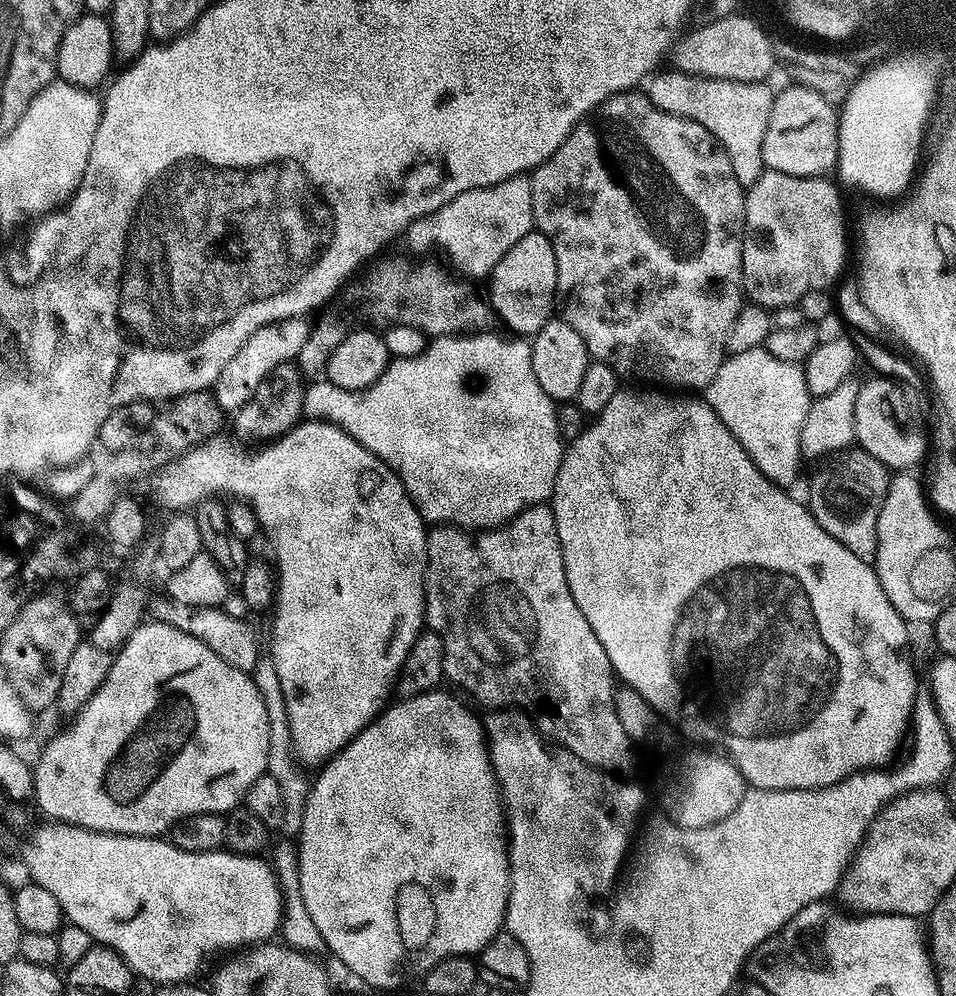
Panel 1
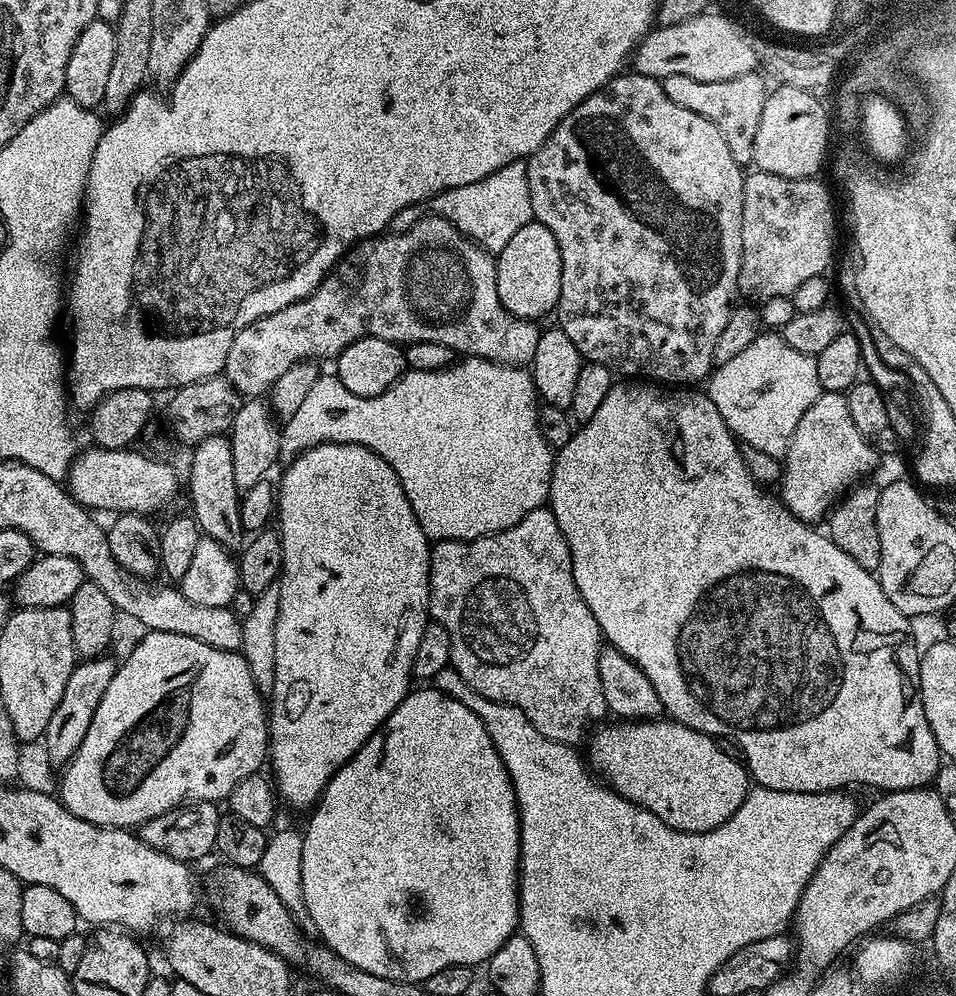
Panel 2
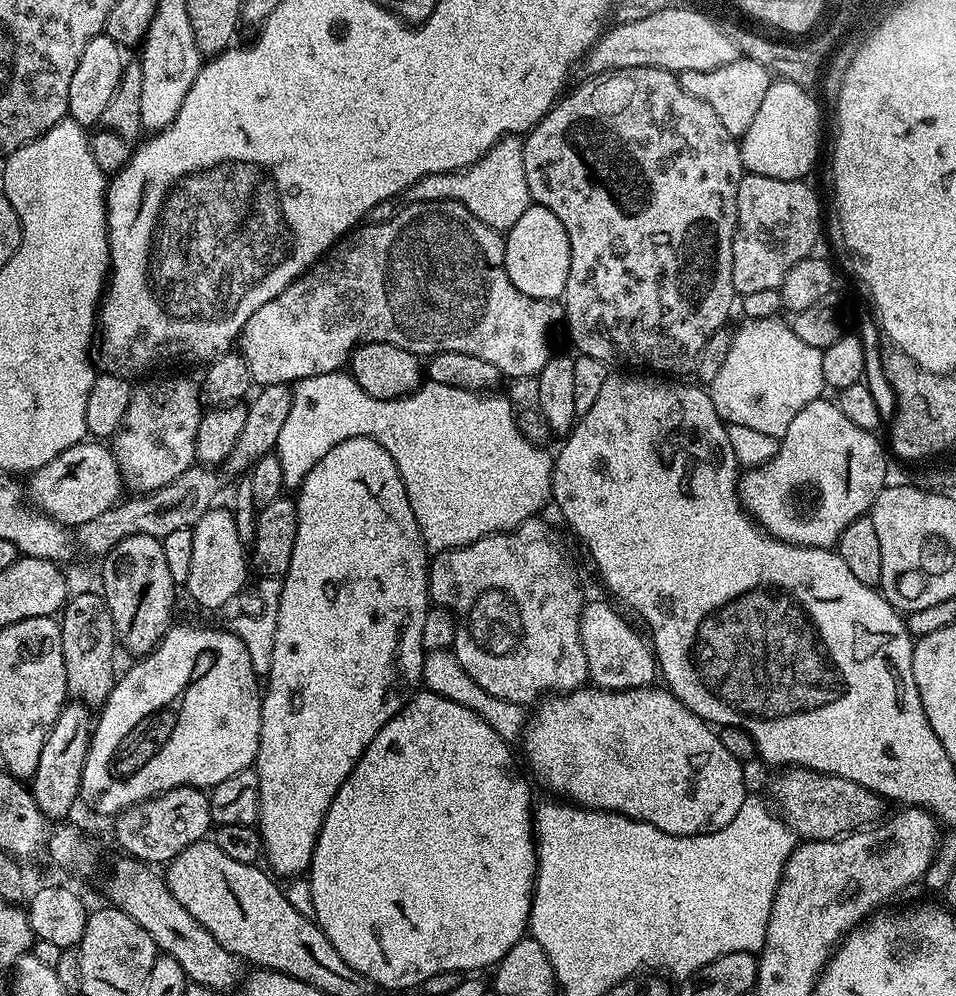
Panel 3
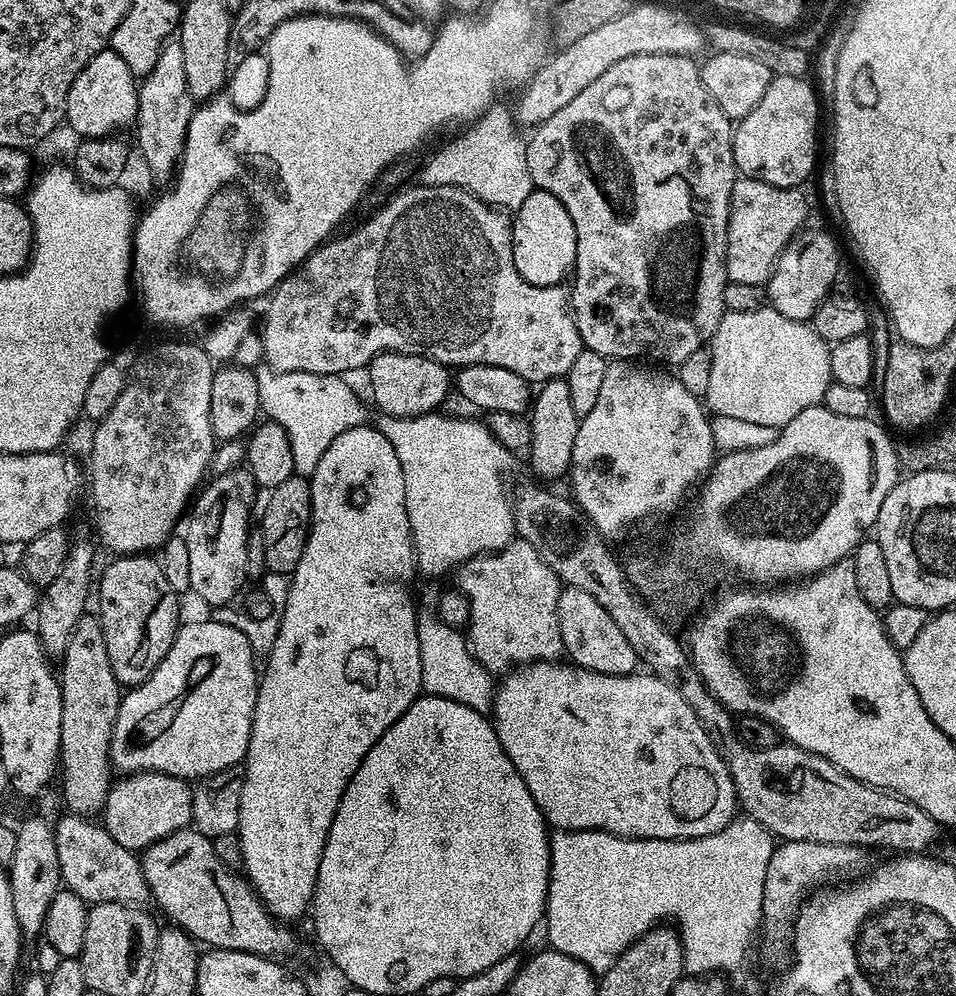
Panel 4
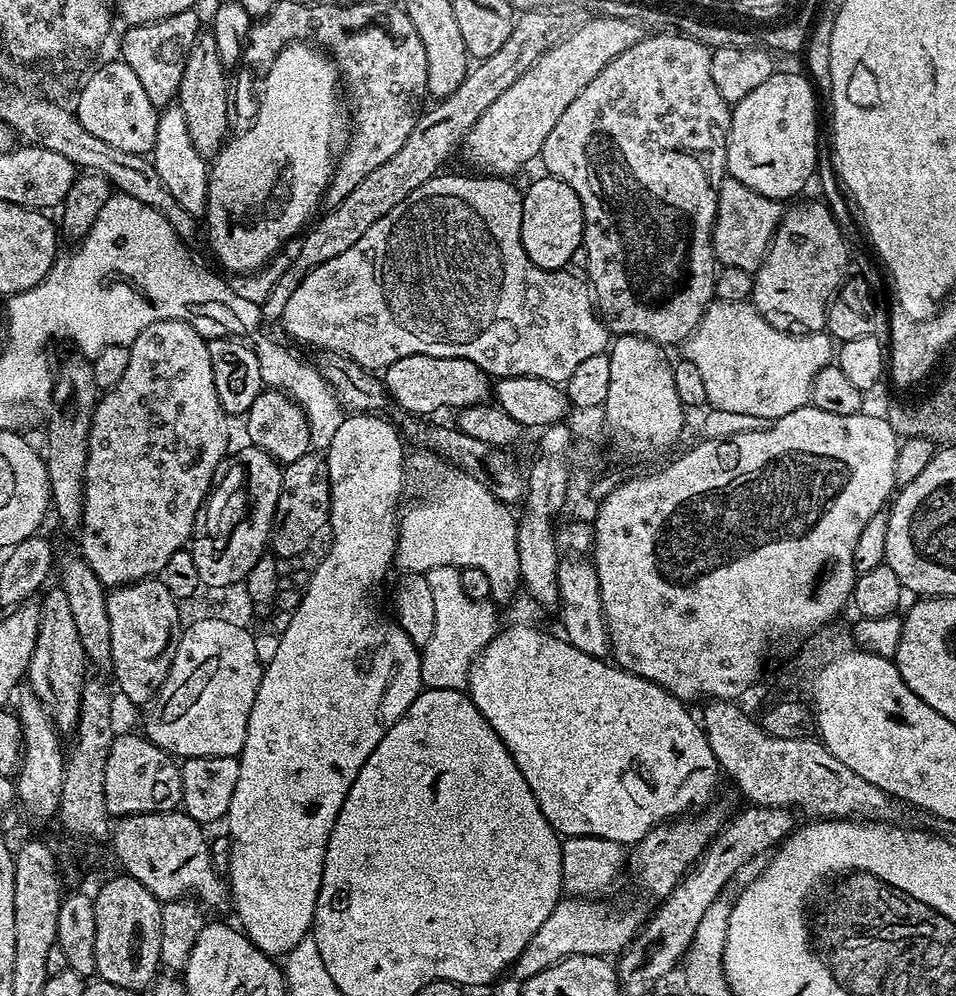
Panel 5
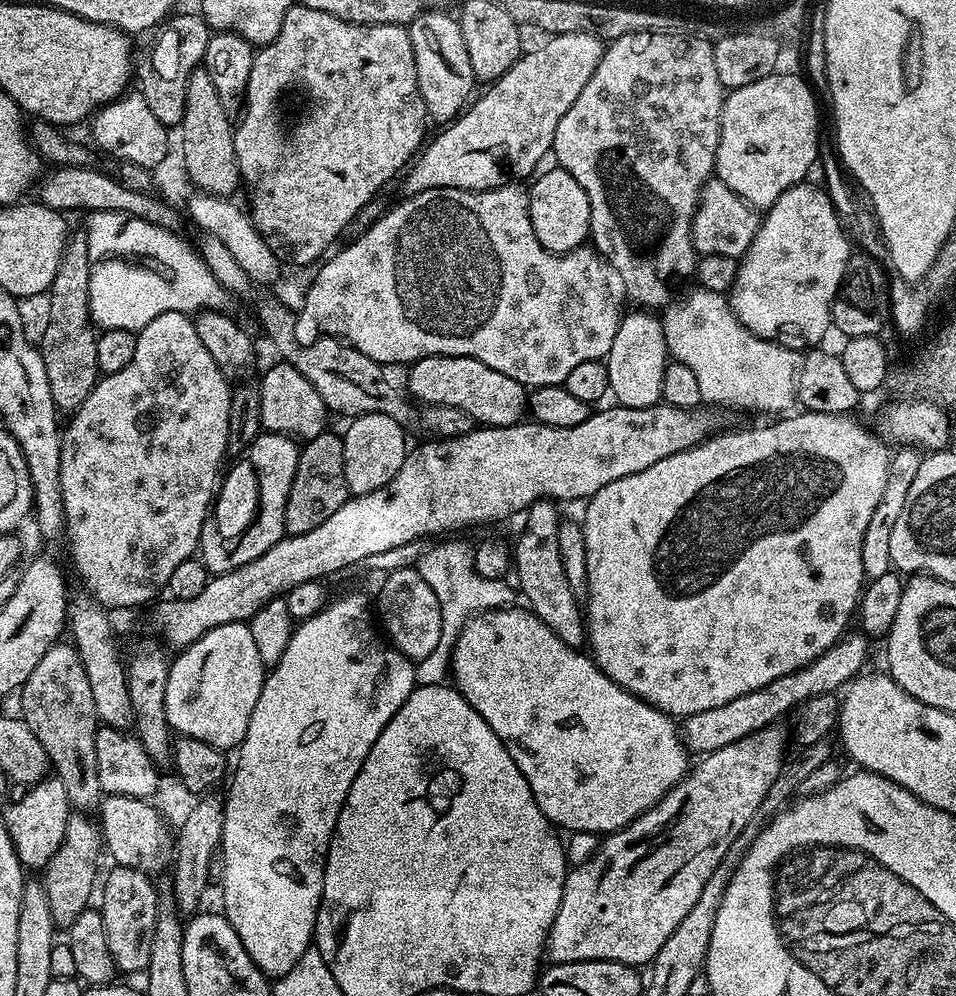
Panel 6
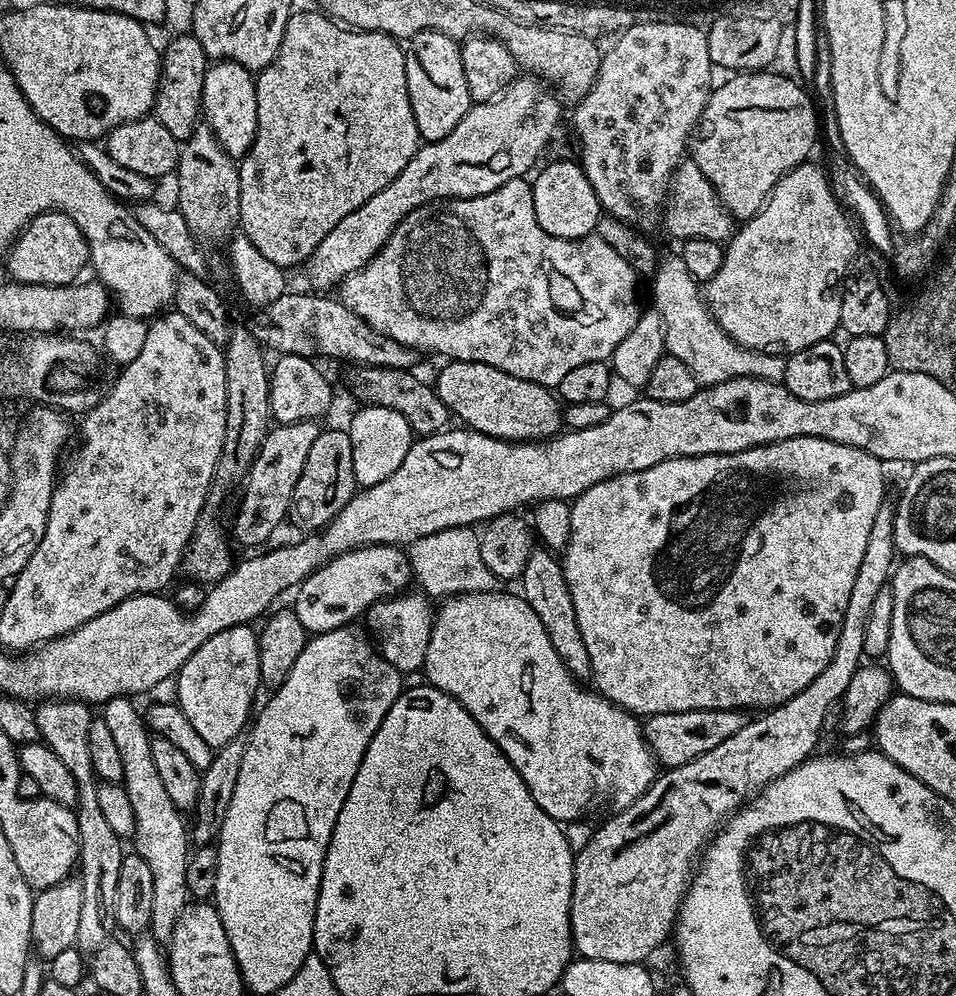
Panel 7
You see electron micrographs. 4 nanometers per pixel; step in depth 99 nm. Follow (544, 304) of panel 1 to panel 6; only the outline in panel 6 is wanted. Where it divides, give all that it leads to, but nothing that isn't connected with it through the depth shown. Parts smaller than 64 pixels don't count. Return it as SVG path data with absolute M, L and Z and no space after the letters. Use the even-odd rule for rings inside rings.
M552 166L549 172L543 172L531 181L533 184L528 188L530 222L534 226L534 234L546 250L573 252L590 236L590 198L586 198L586 190L578 186L576 179L566 169Z

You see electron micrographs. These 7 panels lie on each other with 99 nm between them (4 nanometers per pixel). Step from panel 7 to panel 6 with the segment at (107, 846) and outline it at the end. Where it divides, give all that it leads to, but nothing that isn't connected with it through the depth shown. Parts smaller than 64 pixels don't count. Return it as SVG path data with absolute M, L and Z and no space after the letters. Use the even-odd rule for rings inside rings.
M57 642L34 666L34 674L26 678L23 688L19 689L20 708L22 718L34 730L34 738L42 742L42 746L48 755L51 771L65 786L67 798L73 807L95 807L102 798L103 788L98 782L98 750L96 749L96 707L94 706L94 694L90 691L90 678L86 674L84 664L80 660L80 654L71 643Z

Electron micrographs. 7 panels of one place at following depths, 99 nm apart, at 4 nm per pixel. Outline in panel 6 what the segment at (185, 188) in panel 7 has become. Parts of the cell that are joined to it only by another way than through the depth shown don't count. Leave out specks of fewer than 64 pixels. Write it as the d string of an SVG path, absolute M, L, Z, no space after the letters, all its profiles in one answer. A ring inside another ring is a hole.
M203 66L196 68L186 82L186 106L179 125L183 129L184 142L186 142L186 170L191 182L201 193L209 196L231 197L232 191L241 187L240 167L236 161L234 150L234 120L231 120L230 110L222 106L222 98L218 98L218 86L214 86L214 78Z

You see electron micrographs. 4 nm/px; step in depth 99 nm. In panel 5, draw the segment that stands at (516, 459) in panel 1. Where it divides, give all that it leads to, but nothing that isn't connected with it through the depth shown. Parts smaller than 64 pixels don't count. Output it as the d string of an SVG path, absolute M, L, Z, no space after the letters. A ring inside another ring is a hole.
M260 336L254 340L254 347L258 354L258 362L262 370L262 382L269 389L283 392L285 396L294 401L306 414L308 425L310 426L310 438L312 448L316 450L326 450L334 438L338 426L344 421L346 415L340 399L337 398L331 386L326 382L320 373L319 367L303 364L290 349L289 345L275 344L268 336ZM416 450L420 452L411 453L410 468L417 472L424 481L421 482L420 488L424 491L424 497L409 510L408 513L401 515L398 520L398 531L396 533L396 558L394 561L395 567L401 573L406 572L423 572L427 574L430 570L435 568L459 568L461 570L466 568L481 568L490 578L490 586L492 587L492 596L497 601L508 600L515 594L516 588L518 592L518 585L520 584L520 563L518 562L518 542L516 541L516 526L518 523L517 517L514 515L513 509L507 504L501 504L500 501L494 498L494 494L490 494L490 490L486 490L486 486L482 486L482 482L478 482L472 476L468 476L465 472L460 471L455 466L449 466L441 457L427 451Z

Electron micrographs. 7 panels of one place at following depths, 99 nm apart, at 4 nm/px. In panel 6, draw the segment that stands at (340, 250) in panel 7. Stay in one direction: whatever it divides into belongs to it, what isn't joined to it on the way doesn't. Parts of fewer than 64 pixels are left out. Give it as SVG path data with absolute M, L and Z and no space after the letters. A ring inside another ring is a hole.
M595 31L549 35L546 40L545 44L538 45L533 52L525 51L519 60L512 63L512 68L506 70L506 74L485 87L488 89L481 94L480 100L473 99L455 120L441 127L444 129L423 145L422 151L407 169L408 177L404 180L403 190L405 193L430 188L466 188L471 192L481 192L512 181L523 181L523 176L531 177L541 167L540 159L544 155L547 157L552 151L554 130L558 130L562 114L566 114L566 110L574 106L578 94L582 94L582 86L586 86L586 82L590 82L590 74L598 70L598 62L602 62L606 47L605 41Z

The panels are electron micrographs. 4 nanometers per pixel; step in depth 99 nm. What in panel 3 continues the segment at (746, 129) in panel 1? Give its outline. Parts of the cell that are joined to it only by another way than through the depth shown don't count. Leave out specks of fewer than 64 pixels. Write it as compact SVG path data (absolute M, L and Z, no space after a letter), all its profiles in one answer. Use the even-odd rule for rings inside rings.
M738 58L714 70L681 72L679 78L682 90L686 90L686 94L694 94L694 98L702 98L702 102L706 102L706 106L710 106L710 110L718 114L722 126L726 126L732 136L739 138L750 126L750 122L754 122L754 114L758 114L762 98L766 98L766 90L772 84L774 76L766 66L747 58Z

